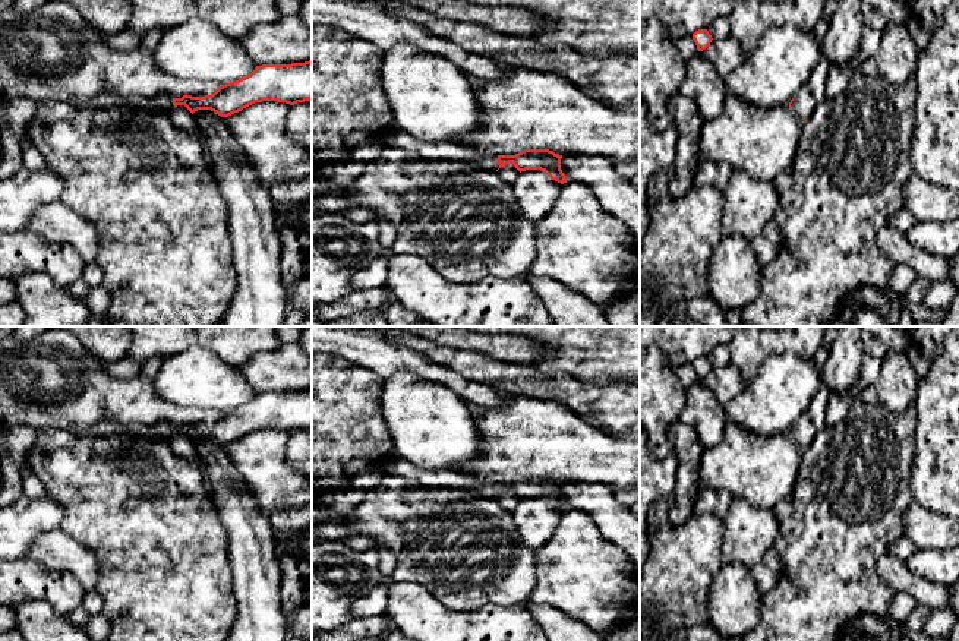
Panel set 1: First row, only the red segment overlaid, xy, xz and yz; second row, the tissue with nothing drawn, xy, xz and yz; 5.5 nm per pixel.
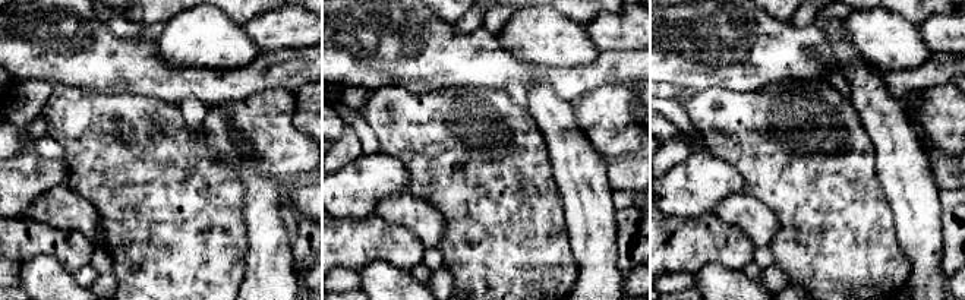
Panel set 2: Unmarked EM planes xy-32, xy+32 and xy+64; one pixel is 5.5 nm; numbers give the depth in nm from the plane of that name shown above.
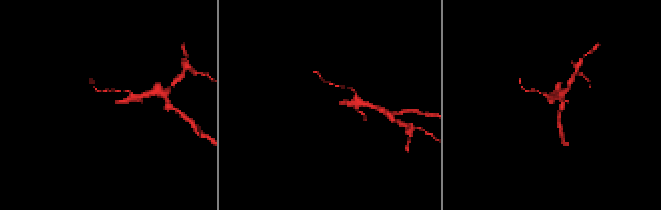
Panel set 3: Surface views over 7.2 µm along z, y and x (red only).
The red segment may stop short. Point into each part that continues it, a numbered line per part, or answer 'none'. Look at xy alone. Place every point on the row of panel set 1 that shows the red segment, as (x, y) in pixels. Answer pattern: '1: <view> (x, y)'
1: xy (53, 53)

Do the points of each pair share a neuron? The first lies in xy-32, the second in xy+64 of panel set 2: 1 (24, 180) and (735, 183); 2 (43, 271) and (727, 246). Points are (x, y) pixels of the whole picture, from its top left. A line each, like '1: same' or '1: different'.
1: same
2: different

